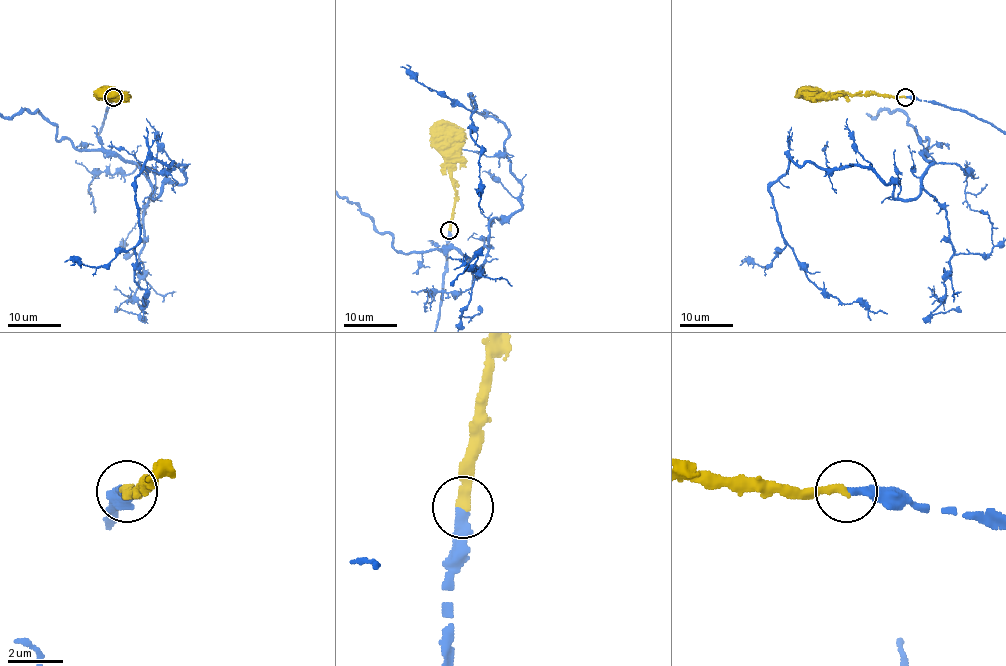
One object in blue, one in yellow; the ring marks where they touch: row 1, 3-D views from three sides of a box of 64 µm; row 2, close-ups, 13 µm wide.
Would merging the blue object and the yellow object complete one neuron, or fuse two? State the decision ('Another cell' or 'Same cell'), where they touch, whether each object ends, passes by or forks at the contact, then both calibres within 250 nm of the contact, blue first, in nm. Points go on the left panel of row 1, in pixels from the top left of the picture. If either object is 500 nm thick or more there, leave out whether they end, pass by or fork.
Same cell. Place: (113, 97). At the ring blue ends. At the ring yellow ends. Thickness 360 nm (blue) against 360 nm

